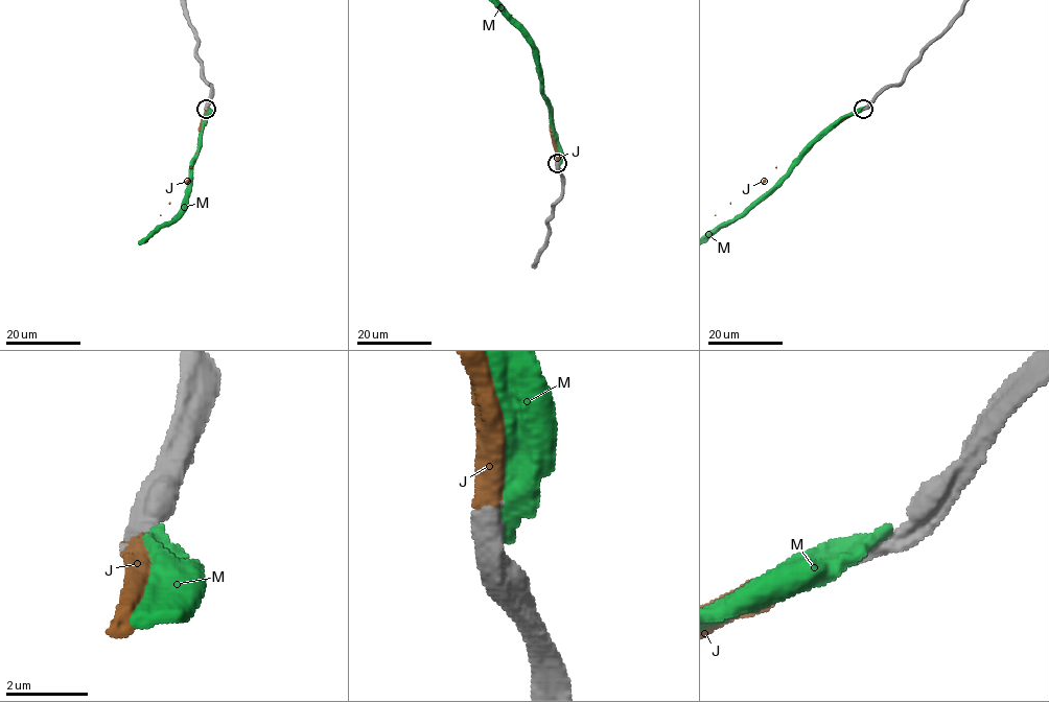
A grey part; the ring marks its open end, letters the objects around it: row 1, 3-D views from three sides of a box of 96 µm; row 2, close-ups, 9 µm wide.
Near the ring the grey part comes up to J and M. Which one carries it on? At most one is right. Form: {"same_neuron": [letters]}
{"same_neuron": ["J"]}

